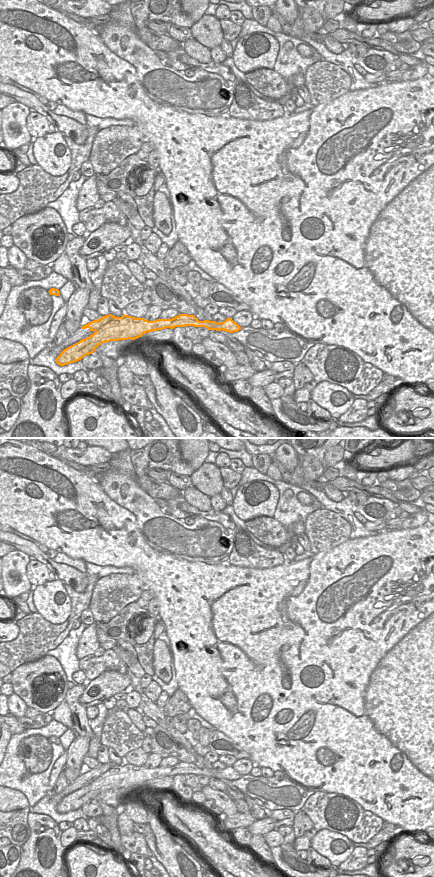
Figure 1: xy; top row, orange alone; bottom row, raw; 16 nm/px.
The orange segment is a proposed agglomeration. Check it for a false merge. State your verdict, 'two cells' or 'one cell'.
two cells

